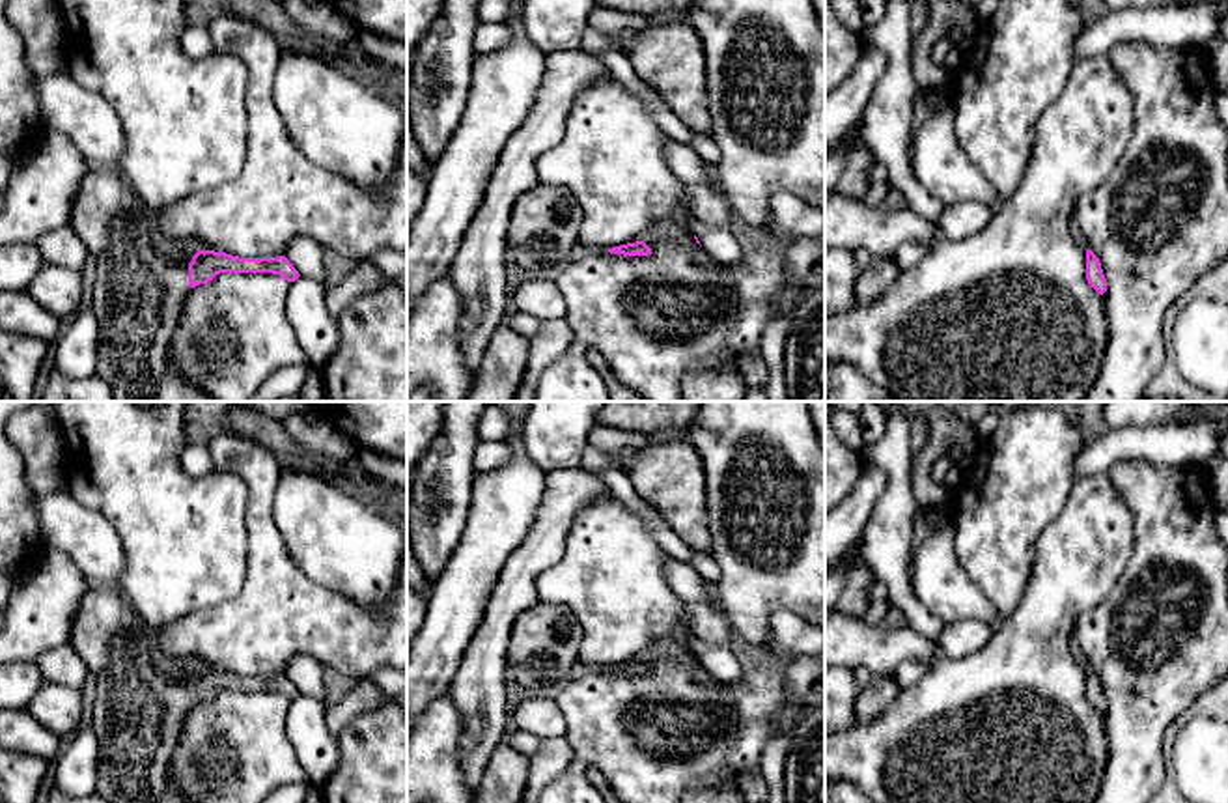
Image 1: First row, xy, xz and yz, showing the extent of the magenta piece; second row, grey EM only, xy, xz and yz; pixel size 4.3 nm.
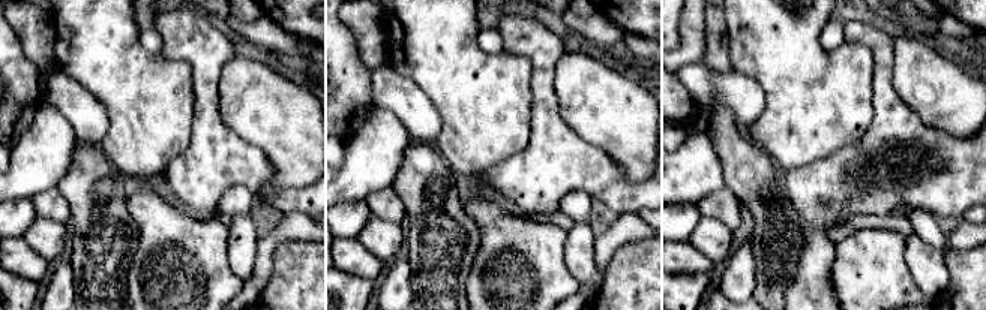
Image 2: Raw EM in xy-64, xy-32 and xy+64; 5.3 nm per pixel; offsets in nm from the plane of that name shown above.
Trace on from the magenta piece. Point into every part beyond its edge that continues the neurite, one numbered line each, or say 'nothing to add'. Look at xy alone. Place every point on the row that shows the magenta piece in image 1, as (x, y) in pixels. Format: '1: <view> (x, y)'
1: xy (137, 295)

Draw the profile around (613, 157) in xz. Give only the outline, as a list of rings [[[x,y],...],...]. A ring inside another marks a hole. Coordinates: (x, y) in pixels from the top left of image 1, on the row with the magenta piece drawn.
[[[603,77],[577,95],[562,142],[536,162],[537,181],[573,192],[582,209],[582,245],[608,250],[644,241],[659,228],[677,228],[674,217],[685,202],[683,183],[666,164],[666,142],[651,110],[616,77]]]

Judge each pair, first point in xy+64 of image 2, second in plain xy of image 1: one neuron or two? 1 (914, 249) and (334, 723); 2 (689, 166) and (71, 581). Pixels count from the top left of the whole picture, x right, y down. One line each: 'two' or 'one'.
1: two
2: one

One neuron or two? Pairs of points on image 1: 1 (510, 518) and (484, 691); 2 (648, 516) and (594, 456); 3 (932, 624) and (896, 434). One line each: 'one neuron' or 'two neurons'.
1: two neurons
2: one neuron
3: one neuron

